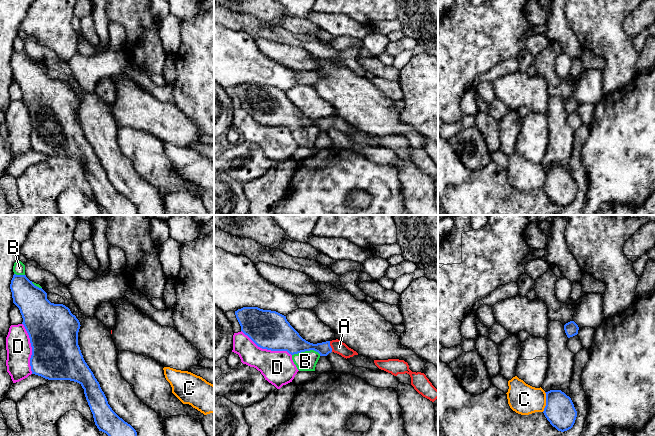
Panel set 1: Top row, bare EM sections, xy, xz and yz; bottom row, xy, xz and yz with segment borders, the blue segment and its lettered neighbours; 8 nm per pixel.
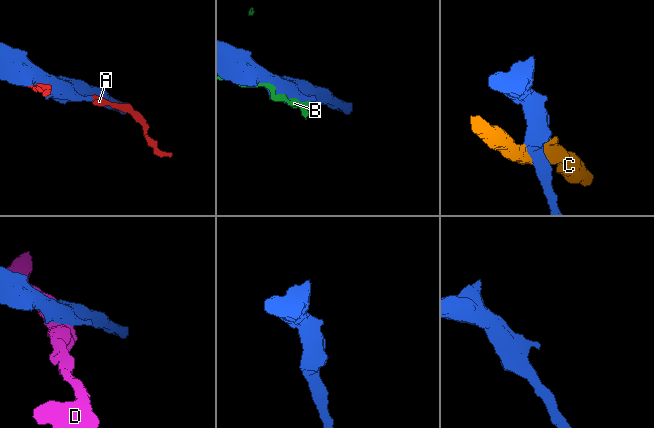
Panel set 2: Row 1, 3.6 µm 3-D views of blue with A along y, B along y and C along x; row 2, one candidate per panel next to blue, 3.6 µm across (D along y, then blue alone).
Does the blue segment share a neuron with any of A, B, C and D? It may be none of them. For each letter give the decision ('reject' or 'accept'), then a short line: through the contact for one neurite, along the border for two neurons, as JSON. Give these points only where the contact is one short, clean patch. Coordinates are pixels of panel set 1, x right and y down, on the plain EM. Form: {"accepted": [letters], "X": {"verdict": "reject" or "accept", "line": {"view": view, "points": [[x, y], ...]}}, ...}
{"accepted": ["A"], "A": {"verdict": "accept"}, "B": {"verdict": "reject"}, "C": {"verdict": "reject"}, "D": {"verdict": "reject"}}

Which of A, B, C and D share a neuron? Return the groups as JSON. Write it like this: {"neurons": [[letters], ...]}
{"neurons": [["A"], ["B"], ["C"], ["D"]]}

